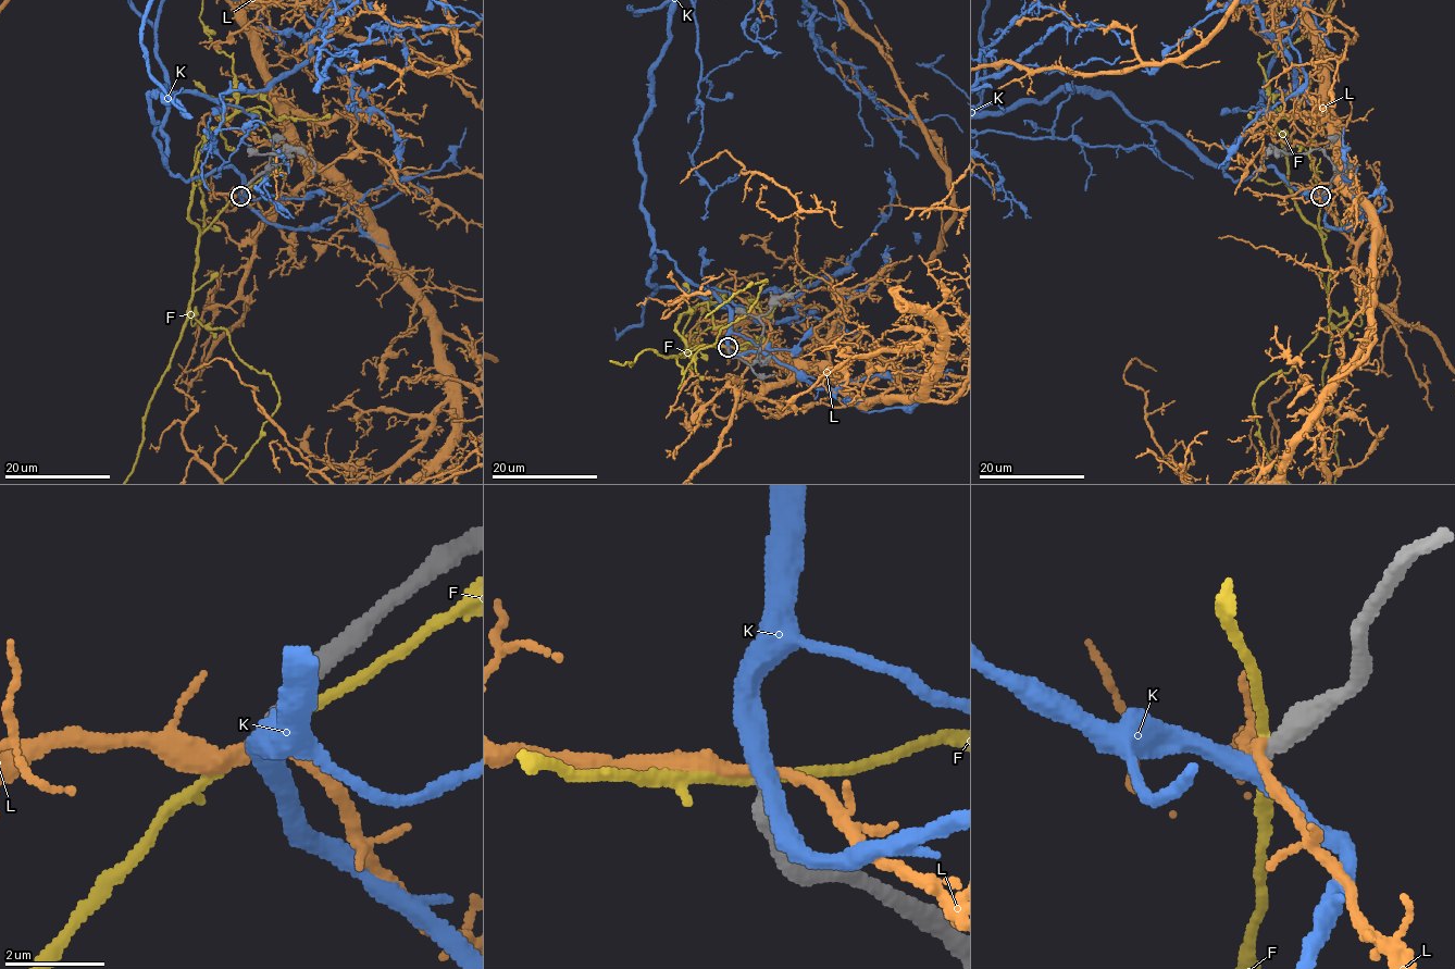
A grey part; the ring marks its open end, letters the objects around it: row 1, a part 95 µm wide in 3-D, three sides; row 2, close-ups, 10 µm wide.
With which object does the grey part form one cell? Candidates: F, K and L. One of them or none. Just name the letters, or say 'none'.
K

